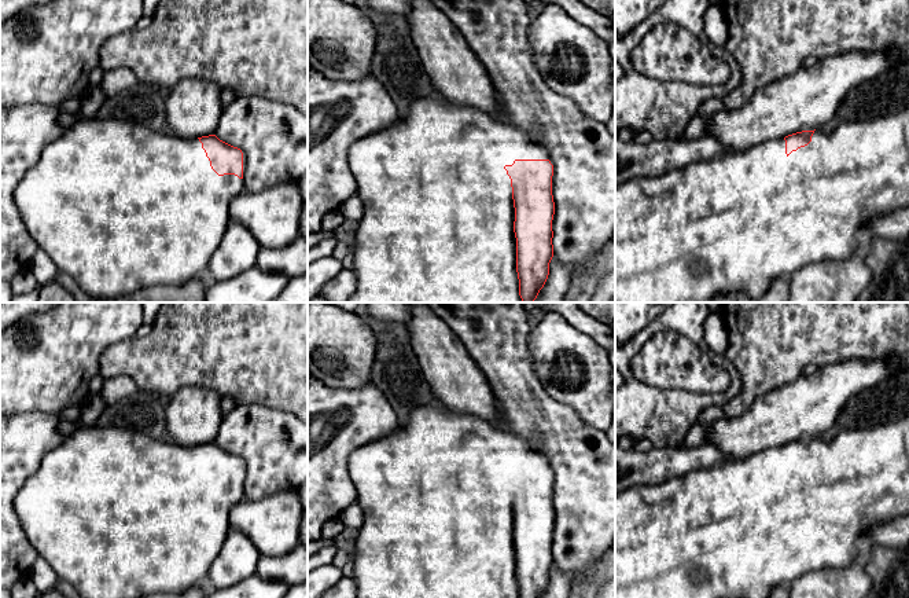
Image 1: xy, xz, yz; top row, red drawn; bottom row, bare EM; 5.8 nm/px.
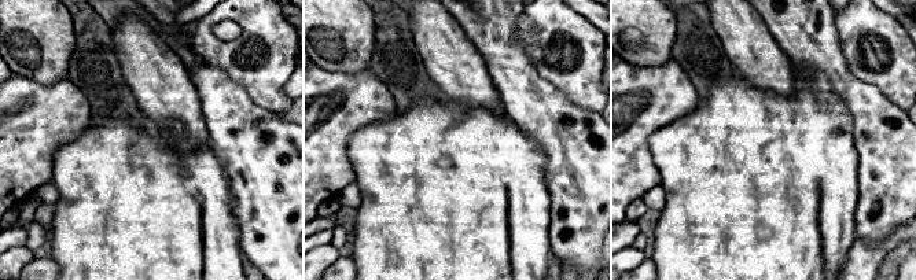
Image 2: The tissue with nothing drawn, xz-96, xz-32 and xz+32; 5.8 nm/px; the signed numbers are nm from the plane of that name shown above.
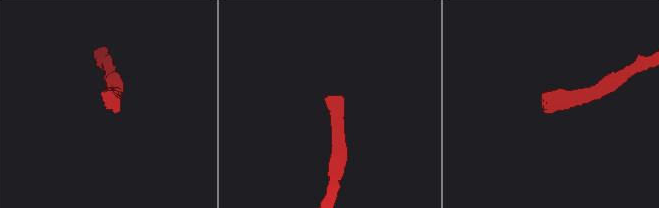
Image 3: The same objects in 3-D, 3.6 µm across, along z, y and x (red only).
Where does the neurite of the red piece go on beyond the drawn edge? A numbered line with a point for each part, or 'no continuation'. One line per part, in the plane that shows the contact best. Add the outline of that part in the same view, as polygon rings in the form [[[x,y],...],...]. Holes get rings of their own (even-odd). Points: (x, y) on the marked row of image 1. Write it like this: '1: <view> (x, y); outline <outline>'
1: xz (438, 224); outline [[[497,95],[497,113],[482,113],[475,109],[459,107],[445,98],[423,98],[411,104],[405,118],[398,118],[390,128],[356,142],[349,148],[349,166],[358,186],[358,197],[364,203],[364,216],[358,221],[352,271],[357,279],[356,293],[346,302],[523,302],[519,296],[516,272],[516,238],[514,232],[515,208],[511,179],[504,169],[515,159],[549,159],[546,150],[533,140],[511,120],[507,106]]]

